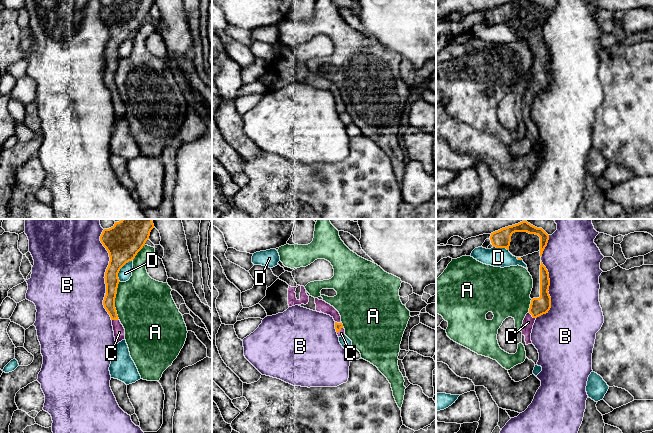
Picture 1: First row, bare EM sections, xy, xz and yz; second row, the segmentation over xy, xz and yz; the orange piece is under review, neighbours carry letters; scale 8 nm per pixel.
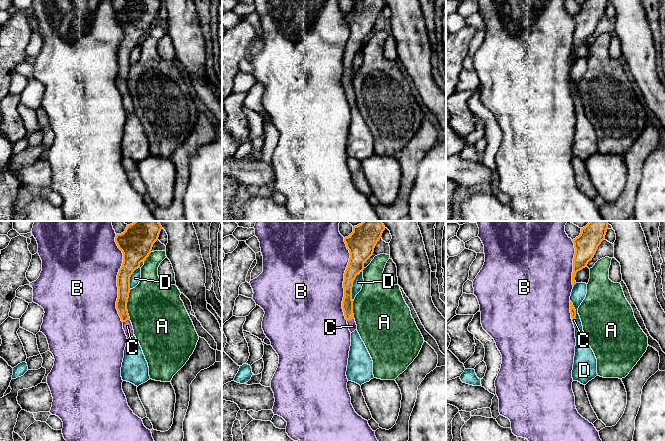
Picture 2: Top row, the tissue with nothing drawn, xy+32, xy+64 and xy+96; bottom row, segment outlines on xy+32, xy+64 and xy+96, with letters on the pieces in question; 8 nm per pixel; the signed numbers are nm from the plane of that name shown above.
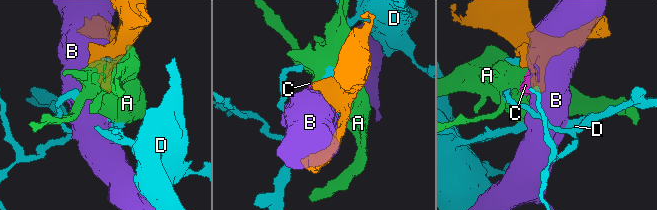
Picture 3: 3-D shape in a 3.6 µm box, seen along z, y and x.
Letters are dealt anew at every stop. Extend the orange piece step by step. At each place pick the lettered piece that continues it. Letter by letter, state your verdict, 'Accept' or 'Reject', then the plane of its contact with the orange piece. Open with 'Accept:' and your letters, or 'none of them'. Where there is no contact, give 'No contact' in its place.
Accept: C
A: Reject. Touches orange in xy
B: Reject. Touches orange in xy
C: Accept. Touches orange in yz
D: Reject. Touches orange in xy

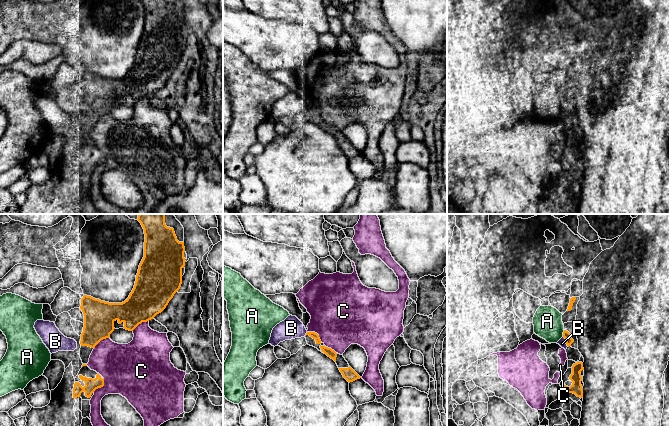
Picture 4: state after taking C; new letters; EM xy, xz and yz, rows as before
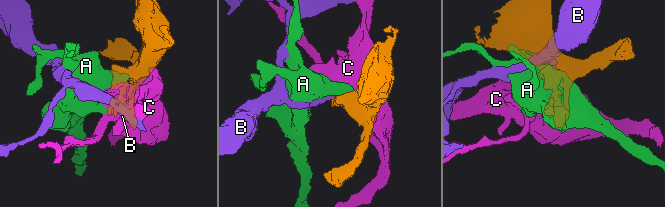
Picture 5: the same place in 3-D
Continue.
Accept: none of them
A: Reject. Touches orange in yz
B: Reject. Touches orange in yz
C: Reject. Touches orange in xy

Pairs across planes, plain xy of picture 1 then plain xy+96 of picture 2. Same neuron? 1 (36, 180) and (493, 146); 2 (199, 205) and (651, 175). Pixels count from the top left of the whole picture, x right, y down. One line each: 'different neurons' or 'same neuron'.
1: different neurons
2: same neuron

